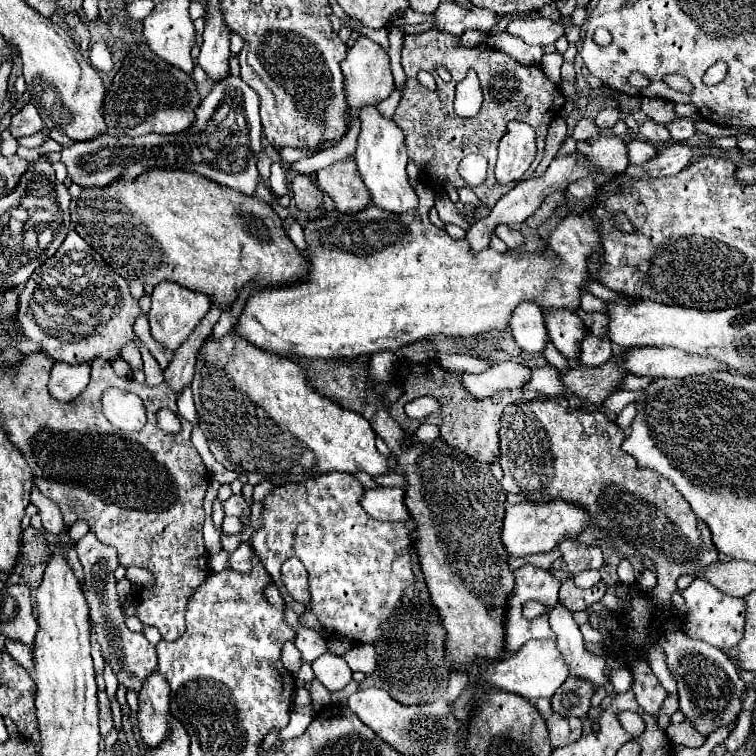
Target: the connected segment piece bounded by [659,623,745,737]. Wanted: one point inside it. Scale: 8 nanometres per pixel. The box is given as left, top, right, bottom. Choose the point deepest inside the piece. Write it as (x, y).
(711, 692)

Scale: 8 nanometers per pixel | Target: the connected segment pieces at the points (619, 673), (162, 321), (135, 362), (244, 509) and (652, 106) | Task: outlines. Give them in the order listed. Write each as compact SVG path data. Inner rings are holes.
M615 669L611 673L611 685L617 693L623 693L631 689L633 676L627 669Z
M163 281L161 285L157 285L151 293L151 299L153 299L151 311L149 311L151 335L153 335L155 341L163 343L163 347L167 347L169 351L175 351L189 337L189 333L195 329L195 325L199 325L203 315L213 305L209 295L185 289L179 283L173 283L173 281Z
M127 345L127 347L123 349L123 359L131 365L131 369L133 369L133 371L137 371L137 369L141 369L141 367L143 367L141 353L139 353L139 347L137 347L137 345Z
M232 495L223 502L225 516L236 515L238 518L242 515L250 515L249 504L244 500L242 495Z
M643 99L641 101L641 109L653 119L653 121L657 121L657 123L661 123L661 125L665 125L667 121L671 121L671 119L675 119L677 115L673 113L673 103L669 103L669 101L663 101L663 99Z

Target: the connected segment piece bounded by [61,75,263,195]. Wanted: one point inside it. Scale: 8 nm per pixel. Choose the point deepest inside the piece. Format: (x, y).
(222, 143)

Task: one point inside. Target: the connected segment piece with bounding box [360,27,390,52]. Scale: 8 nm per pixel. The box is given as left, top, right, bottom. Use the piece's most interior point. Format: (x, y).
(380, 36)

